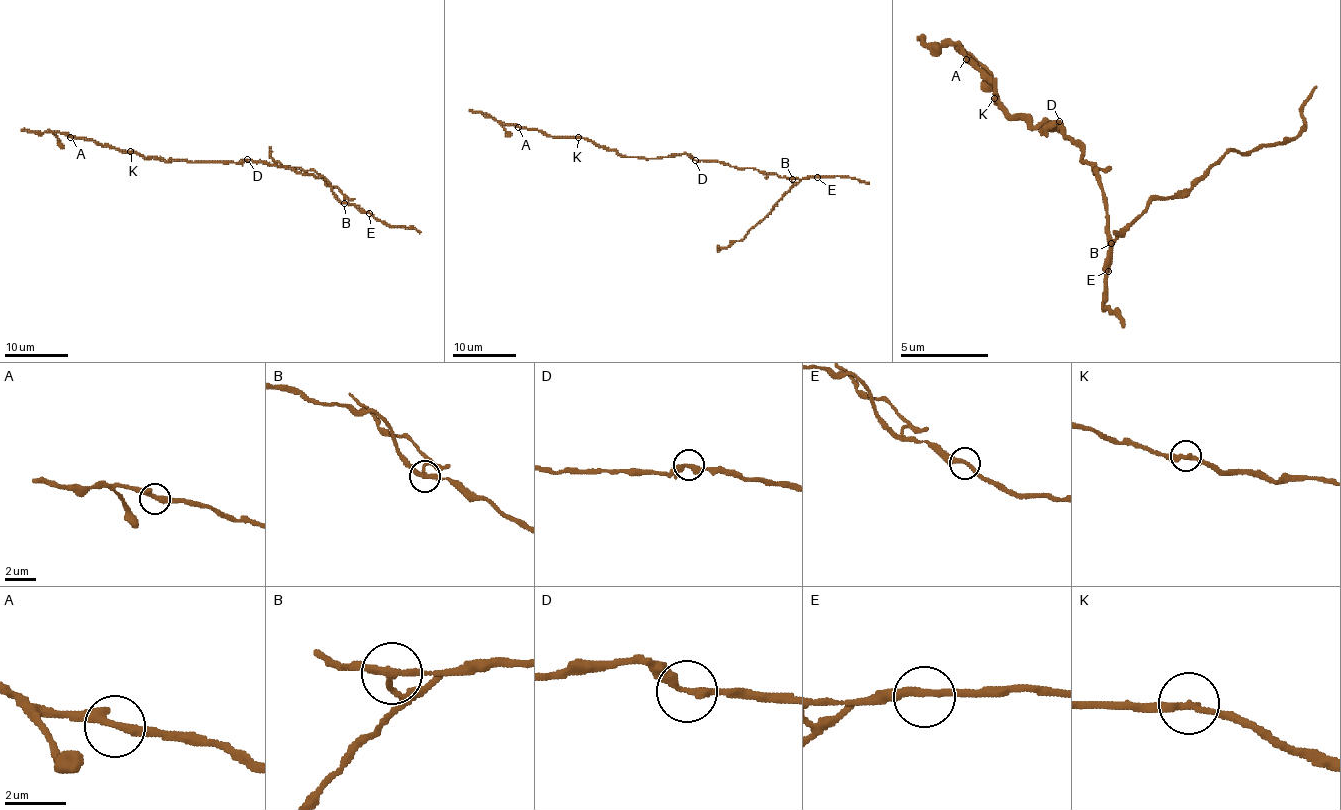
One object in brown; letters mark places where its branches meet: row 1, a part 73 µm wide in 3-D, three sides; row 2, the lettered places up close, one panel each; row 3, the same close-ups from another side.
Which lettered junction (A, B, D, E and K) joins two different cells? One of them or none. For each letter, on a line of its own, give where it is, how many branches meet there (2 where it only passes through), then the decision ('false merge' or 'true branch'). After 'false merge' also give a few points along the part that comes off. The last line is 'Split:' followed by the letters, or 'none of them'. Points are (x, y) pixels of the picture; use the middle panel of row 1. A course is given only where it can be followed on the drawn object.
A: at (518, 127); 2 branches meet; true branch
B: at (792, 179); 3 branches meet; false merge; foreign part runs (791, 179), (793, 187), (769, 214), (742, 239), (719, 247), (717, 252)
D: at (695, 160); 2 branches meet; true branch
E: at (817, 177); 2 branches meet; true branch
K: at (578, 137); 2 branches meet; true branch
Split: B

